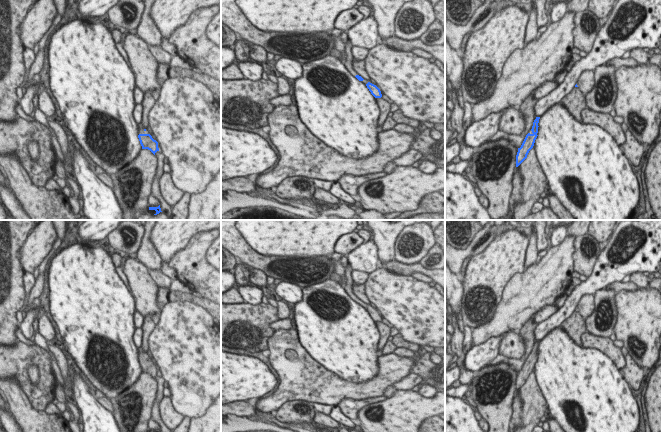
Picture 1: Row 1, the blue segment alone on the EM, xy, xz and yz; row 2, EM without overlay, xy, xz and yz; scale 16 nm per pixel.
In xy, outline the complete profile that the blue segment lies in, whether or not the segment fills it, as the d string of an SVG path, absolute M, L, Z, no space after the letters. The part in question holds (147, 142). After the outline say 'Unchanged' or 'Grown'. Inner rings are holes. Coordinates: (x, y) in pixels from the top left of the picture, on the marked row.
M141 123L137 124L137 128L138 138L142 149L148 149L155 155L155 153L159 151L158 142L152 138L146 129L142 127Z. Grown.

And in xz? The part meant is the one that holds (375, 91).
M348 40L346 45L345 45L345 55L346 55L346 58L345 60L343 61L343 64L345 66L345 68L347 69L347 71L355 78L357 78L359 81L361 81L368 89L369 91L371 92L371 94L375 97L375 98L381 98L382 97L382 94L381 94L381 91L380 89L372 84L370 81L367 81L367 80L364 80L361 76L359 76L356 71L353 69L353 66L352 66L352 62L353 62L353 55L352 55L352 52L351 52L351 43L350 41Z. Grown.

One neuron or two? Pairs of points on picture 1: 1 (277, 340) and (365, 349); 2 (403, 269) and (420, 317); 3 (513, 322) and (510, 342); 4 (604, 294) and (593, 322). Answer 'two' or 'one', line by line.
1: two
2: two
3: two
4: one

